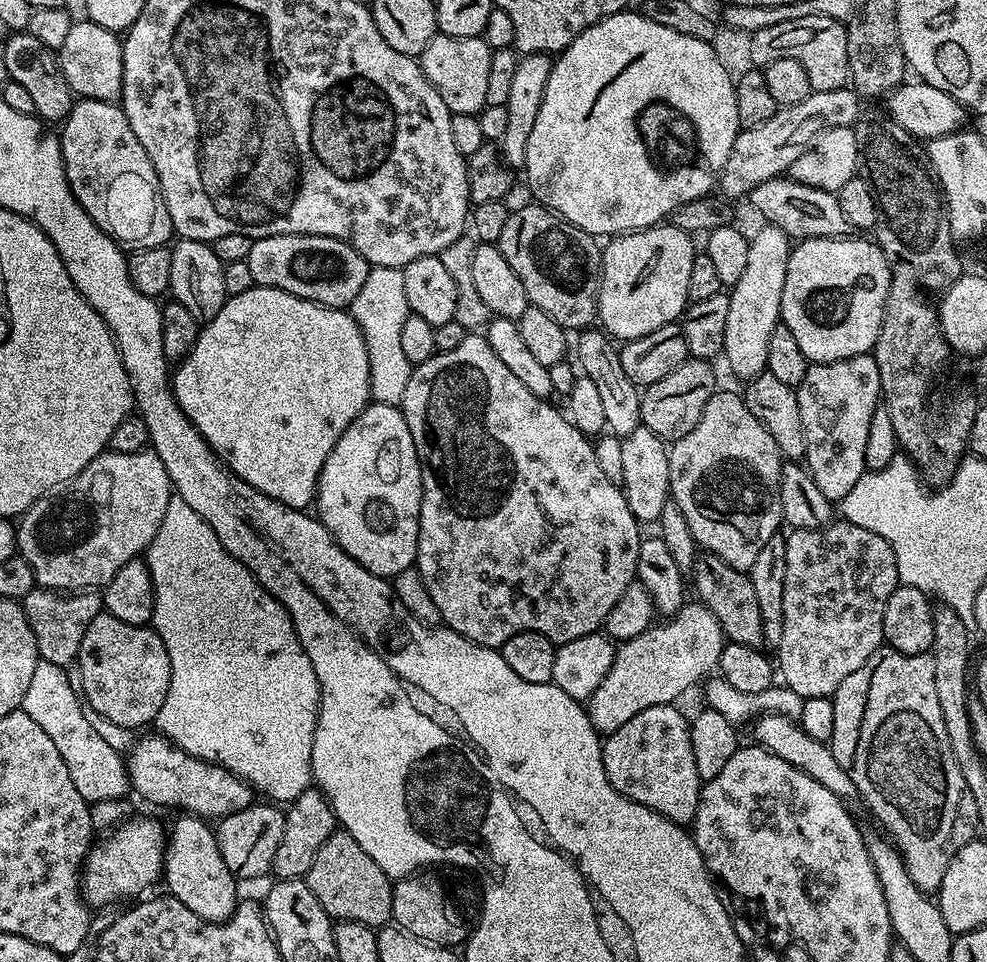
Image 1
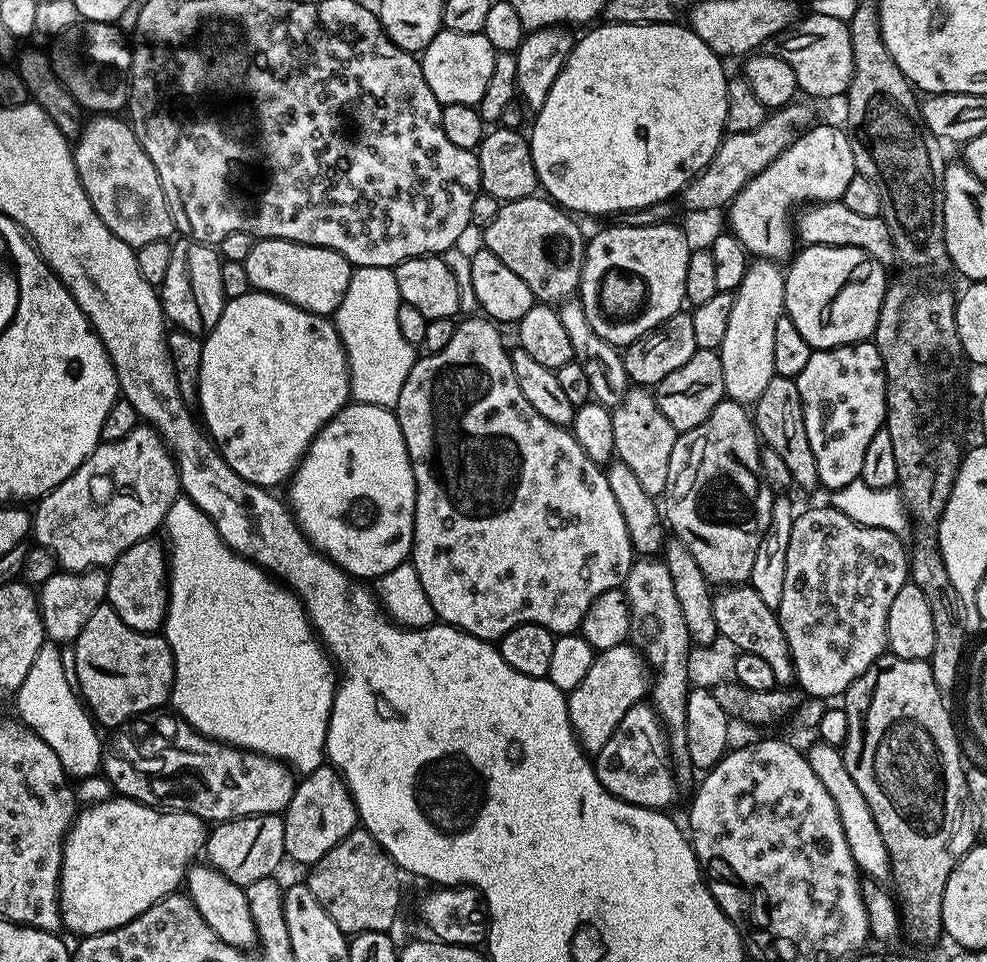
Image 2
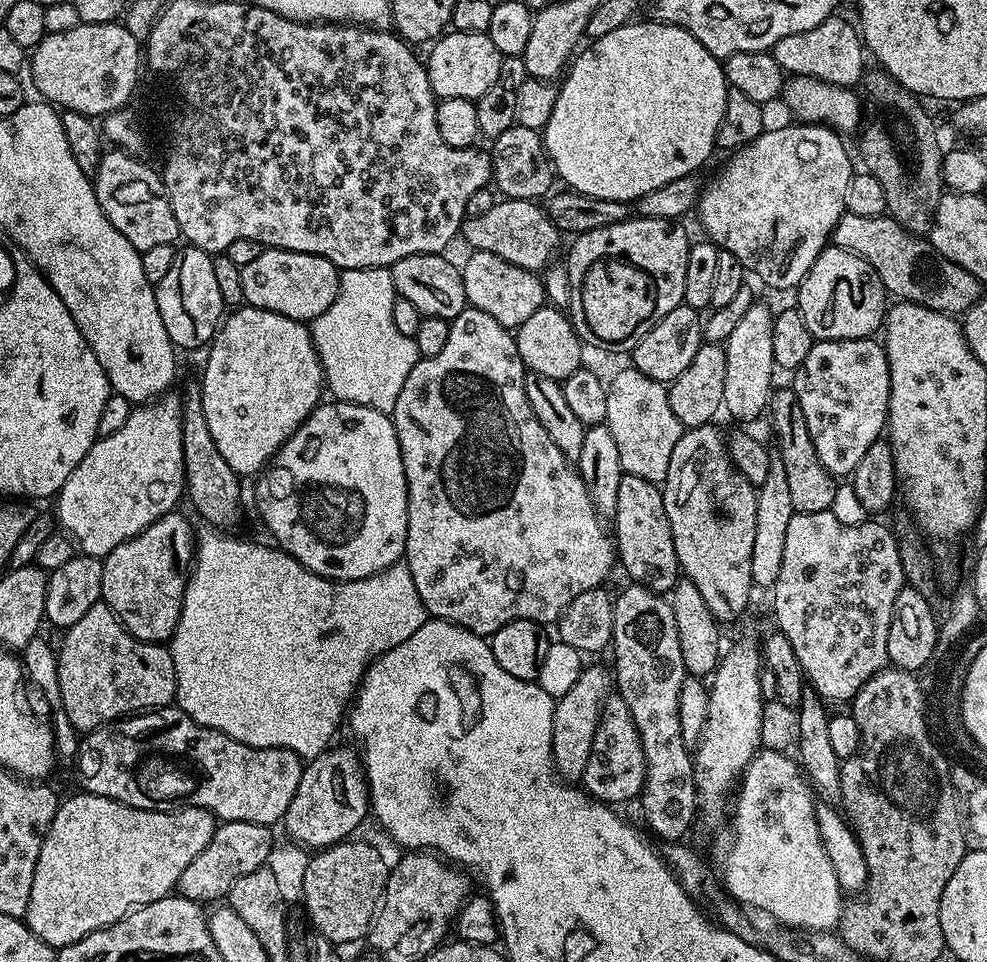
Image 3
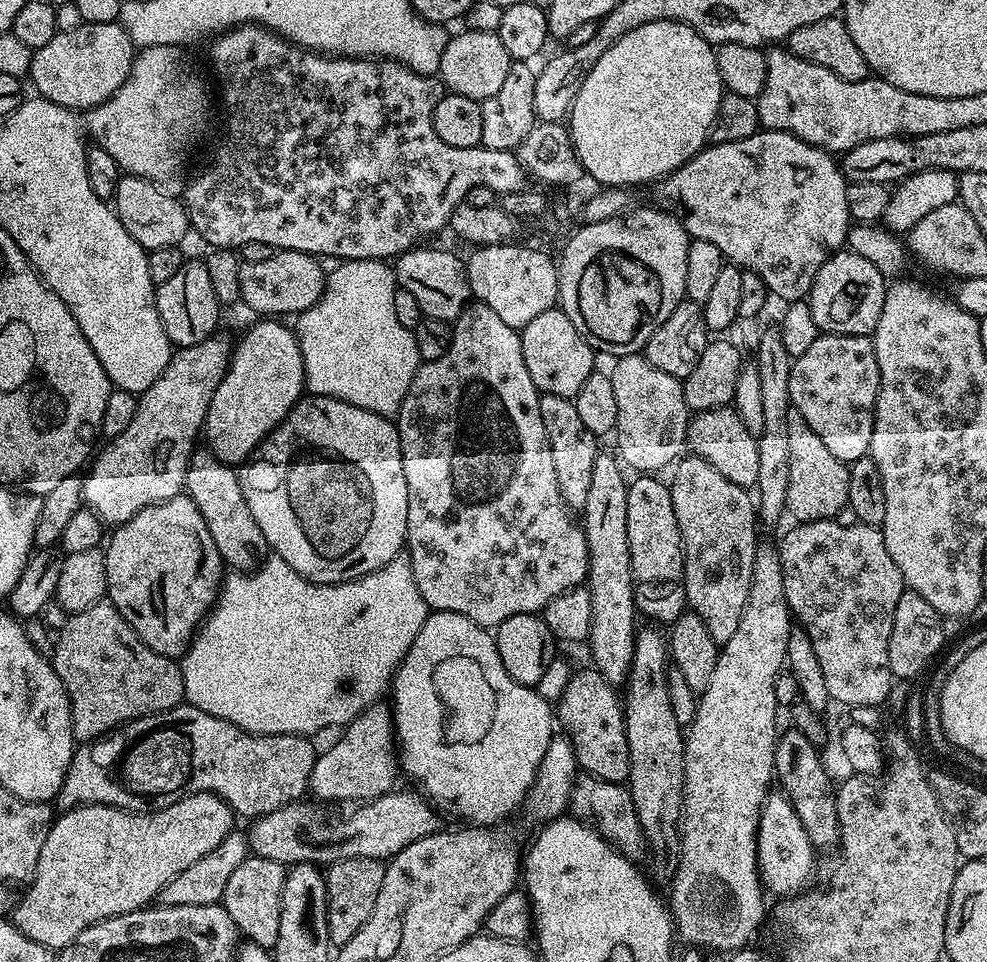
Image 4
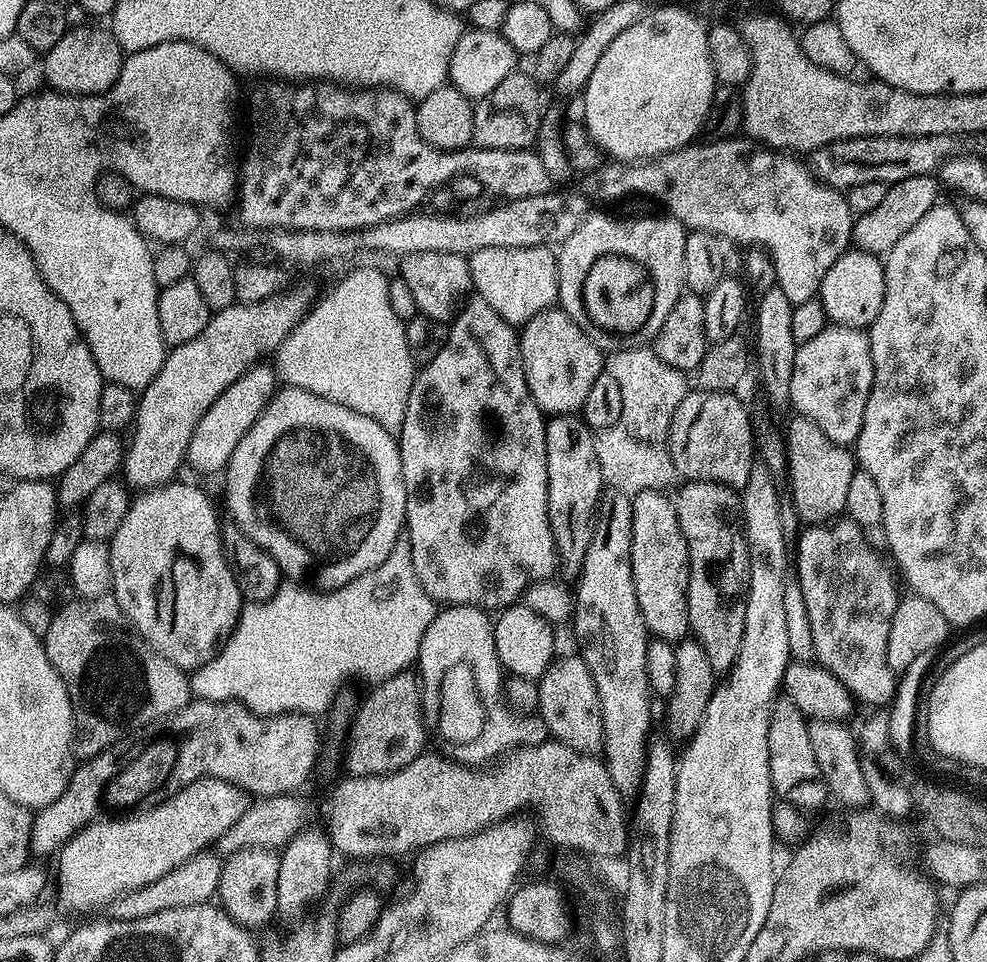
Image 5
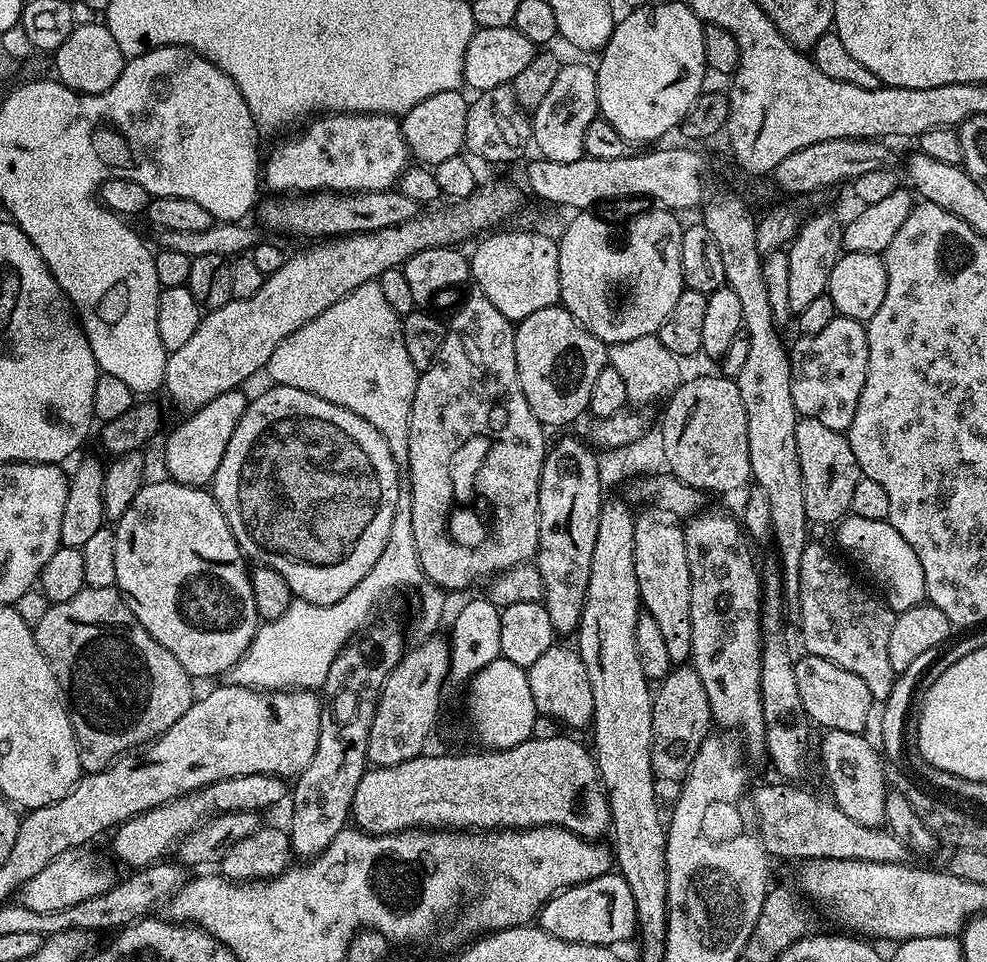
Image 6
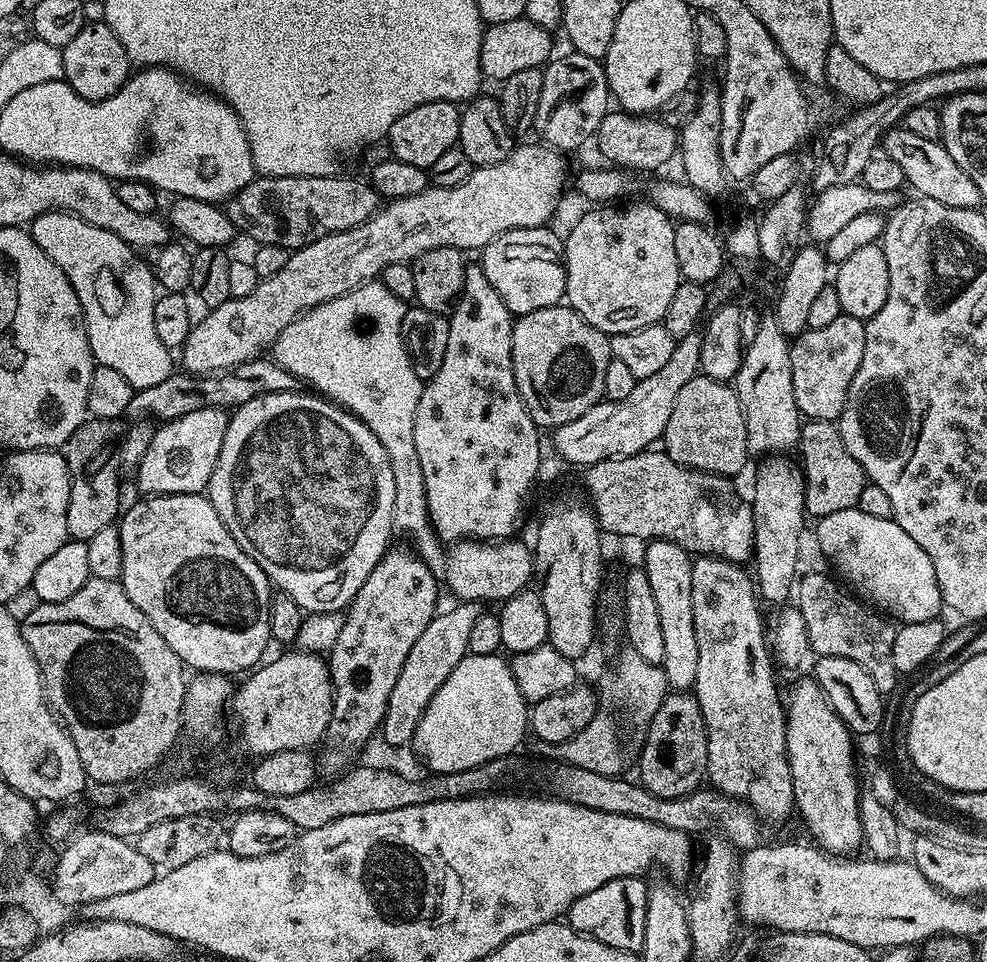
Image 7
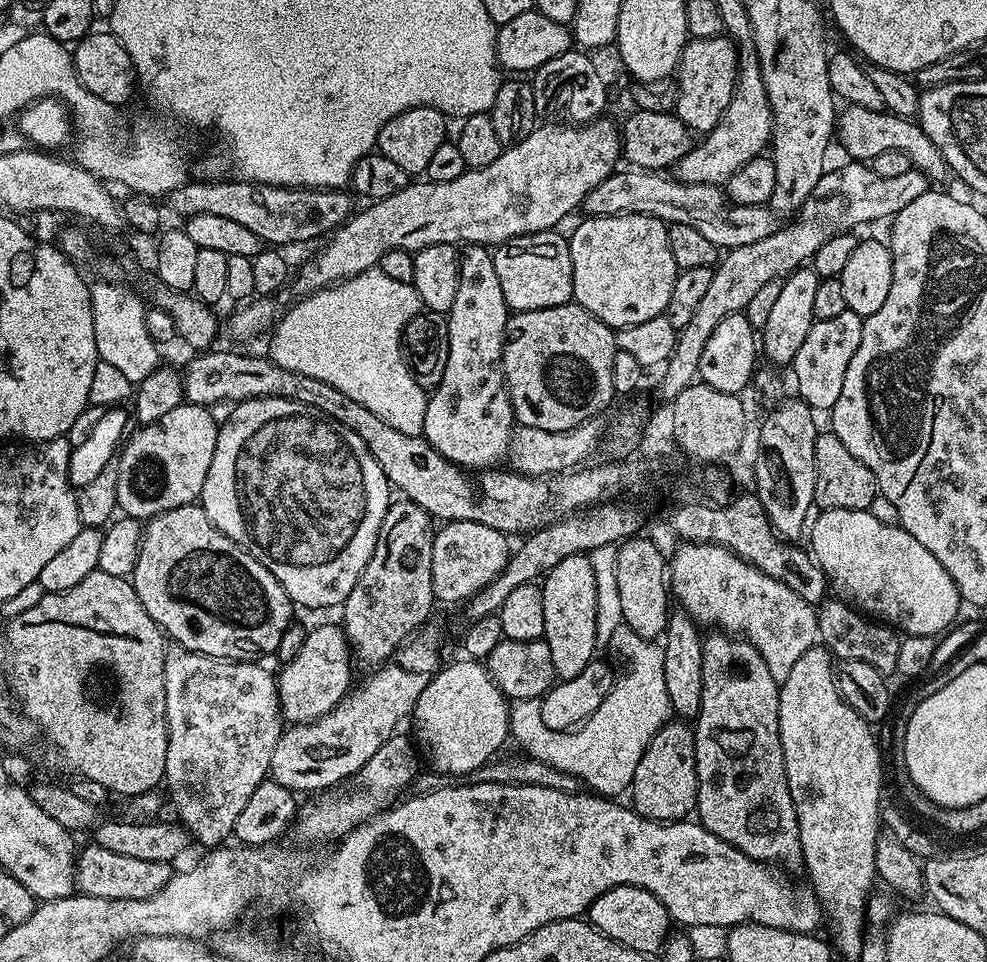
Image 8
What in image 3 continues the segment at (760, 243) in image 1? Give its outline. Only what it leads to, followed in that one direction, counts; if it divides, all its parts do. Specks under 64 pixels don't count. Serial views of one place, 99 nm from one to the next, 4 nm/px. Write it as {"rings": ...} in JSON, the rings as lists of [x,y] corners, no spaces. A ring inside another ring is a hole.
{"rings":[[[761,302],[750,306],[731,331],[722,347],[726,354],[726,387],[723,388],[725,413],[729,412],[736,420],[752,420],[769,411],[774,391],[772,372],[777,371],[774,363],[774,334],[772,333],[773,309]]]}

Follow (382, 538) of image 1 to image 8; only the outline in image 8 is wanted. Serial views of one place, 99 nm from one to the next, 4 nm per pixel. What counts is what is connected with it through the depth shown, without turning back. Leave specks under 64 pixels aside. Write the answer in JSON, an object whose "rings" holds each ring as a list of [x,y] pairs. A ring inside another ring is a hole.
{"rings":[[[263,396],[257,400],[242,400],[235,405],[236,408],[228,416],[228,421],[220,424],[218,434],[218,446],[214,446],[214,459],[210,461],[210,470],[206,473],[206,482],[200,491],[198,501],[205,514],[214,522],[216,529],[226,538],[230,538],[235,544],[239,544],[244,551],[252,555],[255,560],[262,562],[274,578],[286,590],[286,594],[292,599],[293,605],[304,608],[332,608],[343,605],[344,599],[354,590],[354,582],[366,570],[366,562],[370,562],[370,554],[374,554],[374,546],[378,542],[378,530],[382,530],[382,518],[386,518],[386,510],[390,503],[390,485],[386,474],[382,474],[382,466],[374,462],[374,454],[342,422],[334,422],[326,414],[314,410],[314,406],[299,404],[293,400],[287,400],[281,396]]]}

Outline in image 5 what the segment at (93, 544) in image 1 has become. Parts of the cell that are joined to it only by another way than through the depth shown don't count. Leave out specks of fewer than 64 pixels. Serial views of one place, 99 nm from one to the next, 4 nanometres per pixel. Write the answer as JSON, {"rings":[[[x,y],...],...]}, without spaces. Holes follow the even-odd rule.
{"rings":[[[295,284],[262,302],[237,302],[226,310],[212,312],[197,337],[165,355],[158,374],[136,401],[136,418],[130,428],[132,441],[127,441],[122,465],[122,480],[129,489],[158,488],[177,479],[176,471],[185,467],[190,438],[194,438],[202,414],[246,370],[271,357],[317,299],[314,285]]]}

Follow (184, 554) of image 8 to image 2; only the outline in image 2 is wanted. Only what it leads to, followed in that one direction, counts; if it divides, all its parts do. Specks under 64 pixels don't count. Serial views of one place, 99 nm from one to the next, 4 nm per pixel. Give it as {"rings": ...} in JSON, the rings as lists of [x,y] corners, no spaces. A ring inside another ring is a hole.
{"rings":[[[156,538],[138,541],[107,569],[108,599],[106,603],[130,626],[139,632],[159,633],[168,613],[168,558],[166,548]]]}

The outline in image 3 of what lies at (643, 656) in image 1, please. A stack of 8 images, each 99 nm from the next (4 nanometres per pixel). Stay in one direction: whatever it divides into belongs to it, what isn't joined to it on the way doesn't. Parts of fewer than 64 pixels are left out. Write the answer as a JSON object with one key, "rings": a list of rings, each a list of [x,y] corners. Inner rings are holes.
{"rings":[[[592,664],[581,671],[578,682],[566,690],[556,700],[554,710],[554,738],[552,739],[552,763],[557,772],[568,782],[576,782],[583,777],[586,762],[592,760],[592,747],[596,731],[600,725],[600,715],[604,712],[604,705],[614,692],[614,676],[600,664]]]}

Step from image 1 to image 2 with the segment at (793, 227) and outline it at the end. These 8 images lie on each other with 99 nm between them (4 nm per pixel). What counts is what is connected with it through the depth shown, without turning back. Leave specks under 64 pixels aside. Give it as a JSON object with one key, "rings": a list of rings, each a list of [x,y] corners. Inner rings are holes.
{"rings":[[[843,199],[801,207],[794,216],[794,231],[797,241],[810,248],[857,248],[870,254],[870,258],[874,258],[877,264],[885,266],[891,265],[890,262],[894,260],[890,230],[883,215],[870,218],[866,214],[858,214],[850,210]]]}

